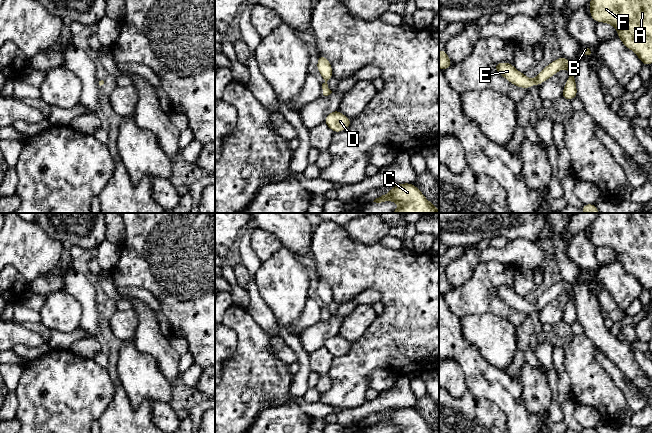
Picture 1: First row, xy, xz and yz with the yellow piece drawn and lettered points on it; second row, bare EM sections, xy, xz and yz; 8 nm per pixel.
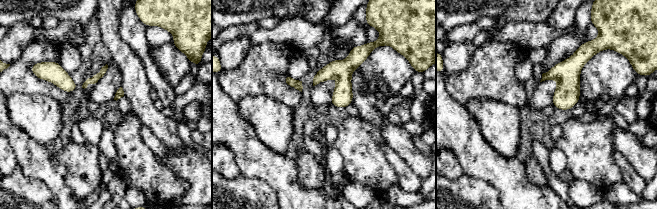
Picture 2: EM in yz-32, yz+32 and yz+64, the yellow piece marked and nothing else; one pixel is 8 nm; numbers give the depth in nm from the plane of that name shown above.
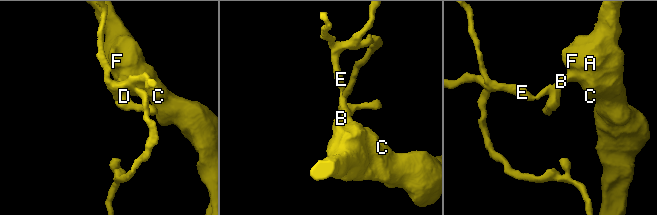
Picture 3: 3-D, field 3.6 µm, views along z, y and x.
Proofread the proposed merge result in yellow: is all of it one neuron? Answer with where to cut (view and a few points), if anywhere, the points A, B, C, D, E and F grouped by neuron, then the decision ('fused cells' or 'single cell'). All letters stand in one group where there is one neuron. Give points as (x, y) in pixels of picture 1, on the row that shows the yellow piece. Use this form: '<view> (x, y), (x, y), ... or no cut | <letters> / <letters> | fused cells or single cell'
no cut | A B C D E F | single cell

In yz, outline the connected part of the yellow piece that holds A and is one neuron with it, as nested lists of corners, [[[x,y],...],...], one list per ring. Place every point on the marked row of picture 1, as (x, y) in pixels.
[[[590,0],[590,17],[611,24],[643,65],[652,65],[652,0]]]

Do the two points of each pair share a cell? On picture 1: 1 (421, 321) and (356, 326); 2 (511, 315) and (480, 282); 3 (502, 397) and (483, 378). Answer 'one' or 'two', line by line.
1: two
2: one
3: one

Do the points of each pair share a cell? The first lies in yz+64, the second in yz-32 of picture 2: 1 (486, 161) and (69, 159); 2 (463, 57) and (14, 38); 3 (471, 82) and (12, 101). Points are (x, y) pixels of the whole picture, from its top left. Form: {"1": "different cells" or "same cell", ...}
{"1": "different cells", "2": "same cell", "3": "different cells"}

